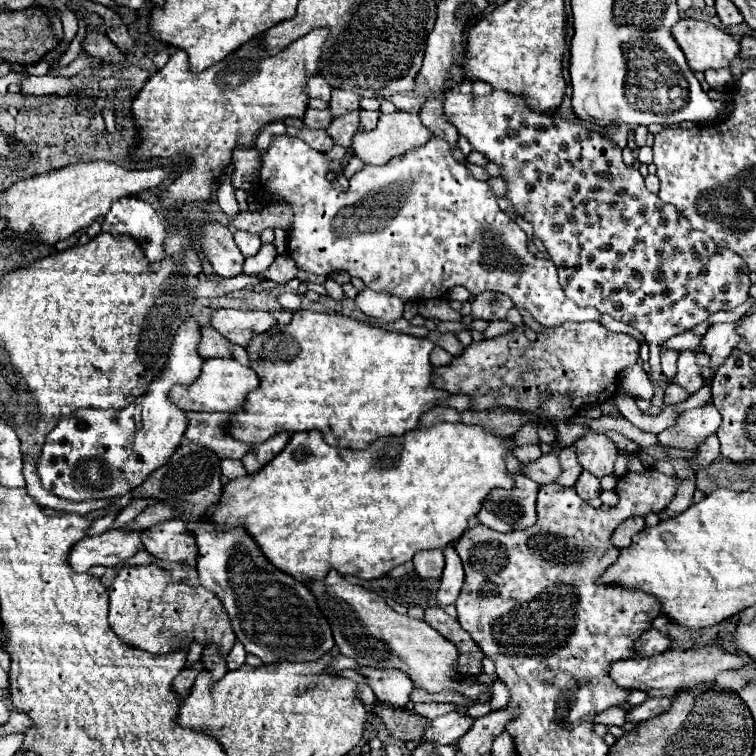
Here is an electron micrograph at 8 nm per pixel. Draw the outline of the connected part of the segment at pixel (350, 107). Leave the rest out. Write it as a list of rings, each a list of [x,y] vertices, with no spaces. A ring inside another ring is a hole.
[[[332,89],[332,99],[330,99],[330,115],[332,117],[340,117],[340,115],[346,115],[350,111],[356,111],[360,109],[358,107],[358,101],[360,97],[354,93],[354,91],[344,91],[344,89]]]

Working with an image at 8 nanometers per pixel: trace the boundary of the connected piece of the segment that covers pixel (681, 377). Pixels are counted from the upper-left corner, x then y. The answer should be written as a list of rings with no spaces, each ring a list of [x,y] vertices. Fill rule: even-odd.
[[[682,351],[680,359],[678,359],[678,373],[674,379],[676,385],[680,385],[688,395],[694,395],[702,383],[704,377],[700,375],[700,367],[696,365],[696,353],[694,351]]]

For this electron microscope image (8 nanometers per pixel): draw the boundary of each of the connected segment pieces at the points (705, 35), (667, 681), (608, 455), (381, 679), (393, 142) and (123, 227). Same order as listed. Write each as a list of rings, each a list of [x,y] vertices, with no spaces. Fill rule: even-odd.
[[[682,17],[670,33],[684,51],[692,71],[728,67],[740,51],[738,41],[730,33],[706,21]]]
[[[704,645],[704,647],[694,647],[688,651],[672,649],[648,659],[622,659],[612,663],[612,667],[608,667],[608,675],[612,675],[618,687],[624,687],[628,691],[634,691],[634,689],[646,691],[648,697],[660,697],[660,695],[674,695],[676,691],[686,689],[688,685],[714,683],[716,673],[738,669],[742,665],[744,661],[740,655],[730,655],[716,645]]]
[[[586,431],[582,437],[578,437],[572,443],[572,449],[576,451],[576,459],[584,471],[596,477],[604,477],[614,471],[614,461],[618,457],[618,451],[606,435]]]
[[[358,667],[358,673],[368,679],[368,685],[378,701],[392,703],[394,707],[406,707],[408,695],[414,689],[408,675],[400,671],[380,671],[372,667]]]
[[[394,111],[390,115],[380,115],[376,129],[372,129],[372,131],[358,131],[354,135],[350,147],[352,147],[352,155],[362,159],[366,165],[384,165],[392,157],[402,155],[404,151],[410,151],[414,147],[424,145],[430,137],[432,137],[432,133],[422,125],[418,115]]]
[[[136,197],[118,199],[102,221],[102,231],[130,235],[144,249],[150,263],[164,259],[164,239],[168,223],[144,201]]]

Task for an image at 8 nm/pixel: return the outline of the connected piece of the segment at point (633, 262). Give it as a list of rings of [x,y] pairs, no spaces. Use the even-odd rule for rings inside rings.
[[[450,89],[448,93],[444,93],[442,97],[442,105],[444,105],[444,119],[448,123],[452,123],[460,135],[464,135],[472,147],[484,155],[488,155],[488,159],[496,165],[500,165],[502,169],[502,177],[506,179],[508,183],[508,193],[506,197],[512,201],[512,205],[516,207],[516,211],[532,223],[534,227],[534,235],[542,239],[550,259],[554,261],[556,269],[558,269],[558,277],[560,277],[560,285],[564,289],[564,293],[576,301],[580,307],[596,307],[600,313],[606,313],[626,325],[632,325],[636,327],[644,337],[646,337],[646,343],[650,345],[650,377],[660,385],[660,387],[668,387],[668,383],[662,379],[660,375],[660,345],[662,341],[678,335],[678,333],[684,333],[688,329],[692,329],[694,325],[706,321],[712,313],[716,311],[730,311],[738,305],[742,305],[746,299],[748,299],[748,287],[750,287],[750,279],[748,279],[748,267],[744,263],[744,259],[740,259],[740,255],[728,251],[726,247],[718,247],[708,235],[704,235],[702,231],[692,231],[690,223],[674,209],[670,207],[668,203],[662,203],[658,195],[650,193],[644,185],[644,177],[634,169],[634,167],[628,167],[624,165],[622,161],[622,151],[618,147],[612,147],[608,143],[608,139],[604,139],[604,135],[600,135],[598,131],[592,131],[592,129],[586,129],[582,125],[576,125],[576,123],[568,123],[568,121],[560,121],[560,119],[554,119],[550,113],[536,113],[532,111],[524,99],[518,99],[518,95],[510,95],[506,91],[494,91],[490,97],[484,97],[484,99],[478,99],[474,95],[462,95],[460,91],[454,91]]]

